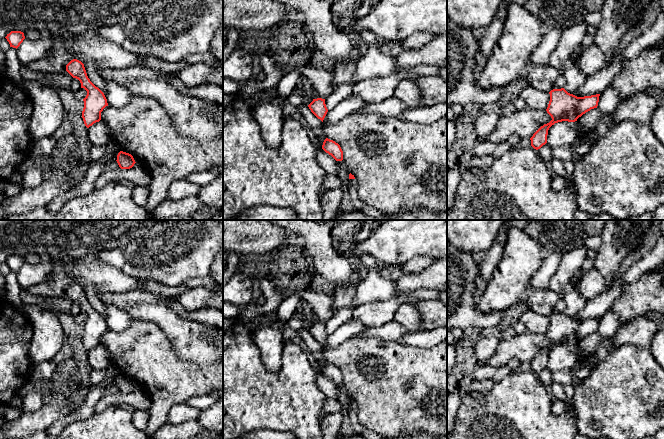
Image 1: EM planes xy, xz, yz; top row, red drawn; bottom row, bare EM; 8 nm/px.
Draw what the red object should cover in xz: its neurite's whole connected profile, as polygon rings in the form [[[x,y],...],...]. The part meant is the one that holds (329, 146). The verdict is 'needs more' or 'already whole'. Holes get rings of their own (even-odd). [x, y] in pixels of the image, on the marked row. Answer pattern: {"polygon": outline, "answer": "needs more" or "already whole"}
{"polygon": [[[326,138],[323,142],[322,149],[331,155],[336,161],[343,160],[343,151],[338,143]]], "answer": "already whole"}

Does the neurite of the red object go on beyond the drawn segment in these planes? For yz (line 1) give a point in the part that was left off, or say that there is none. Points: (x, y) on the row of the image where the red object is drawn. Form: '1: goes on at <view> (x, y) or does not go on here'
1: does not go on here

